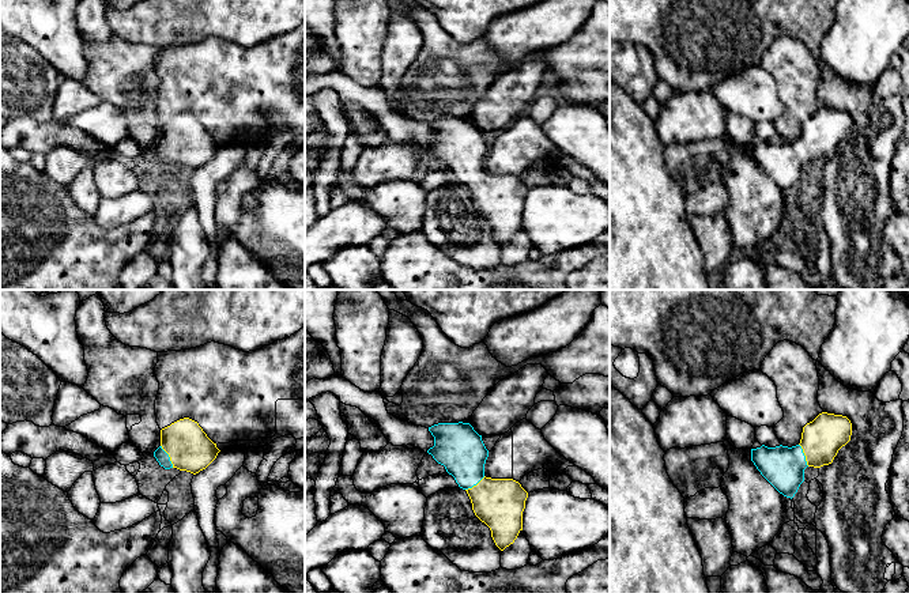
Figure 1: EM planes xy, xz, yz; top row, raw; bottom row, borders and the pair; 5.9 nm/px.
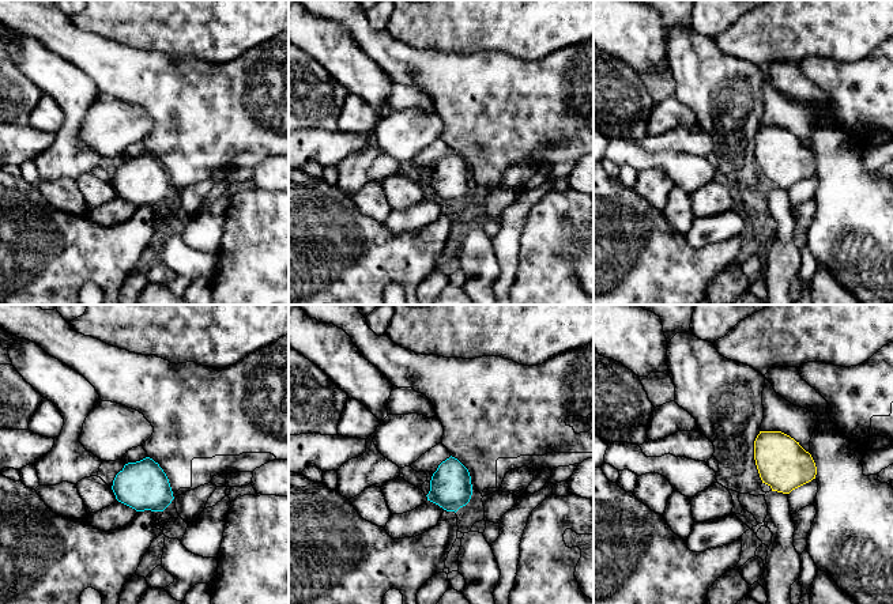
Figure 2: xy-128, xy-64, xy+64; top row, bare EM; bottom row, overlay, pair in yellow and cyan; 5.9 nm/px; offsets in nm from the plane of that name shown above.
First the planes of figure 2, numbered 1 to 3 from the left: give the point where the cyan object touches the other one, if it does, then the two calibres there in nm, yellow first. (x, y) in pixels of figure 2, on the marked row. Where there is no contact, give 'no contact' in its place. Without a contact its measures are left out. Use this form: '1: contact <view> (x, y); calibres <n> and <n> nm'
1: no contact
2: no contact
3: no contact

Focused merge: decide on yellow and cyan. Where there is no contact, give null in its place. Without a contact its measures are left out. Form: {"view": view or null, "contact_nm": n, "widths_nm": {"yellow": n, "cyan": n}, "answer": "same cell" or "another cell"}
{"view": "xy", "contact_nm": 150, "widths_nm": {"yellow": 260, "cyan": 80}, "answer": "same cell"}

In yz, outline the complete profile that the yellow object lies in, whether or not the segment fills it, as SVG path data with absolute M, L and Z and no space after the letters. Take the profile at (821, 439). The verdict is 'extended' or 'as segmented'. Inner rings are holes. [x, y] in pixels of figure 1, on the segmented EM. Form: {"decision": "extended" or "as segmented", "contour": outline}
{"decision": "extended", "contour": "M822 412L803 427L799 445L762 445L751 449L751 461L780 494L792 499L804 481L804 469L831 464L850 435L852 423L846 416Z"}

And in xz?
{"decision": "extended", "contour": "M438 423L429 431L434 446L427 453L467 491L475 515L490 528L495 545L503 551L523 530L528 492L513 479L484 476L489 450L469 423Z"}

